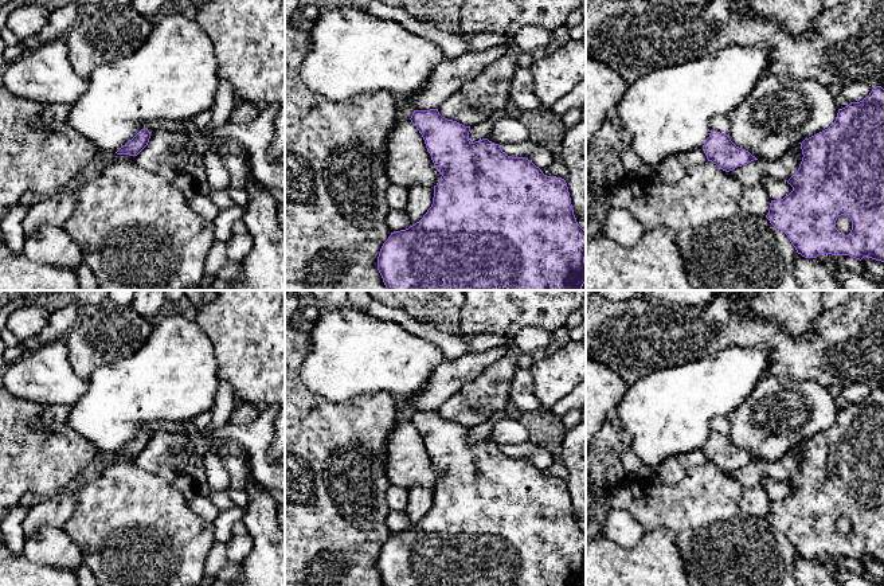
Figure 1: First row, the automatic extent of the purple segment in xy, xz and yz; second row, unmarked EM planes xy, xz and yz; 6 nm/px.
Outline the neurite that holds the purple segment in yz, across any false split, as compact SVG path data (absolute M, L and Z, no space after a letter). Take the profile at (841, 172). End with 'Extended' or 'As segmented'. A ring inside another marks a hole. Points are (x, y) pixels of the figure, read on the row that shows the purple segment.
M876 86L863 101L838 109L836 121L828 129L799 144L803 157L798 171L787 180L793 191L783 199L771 200L766 218L787 235L797 253L805 258L832 254L884 262L884 89ZM841 215L852 220L848 235L841 235L836 228Z. As segmented

